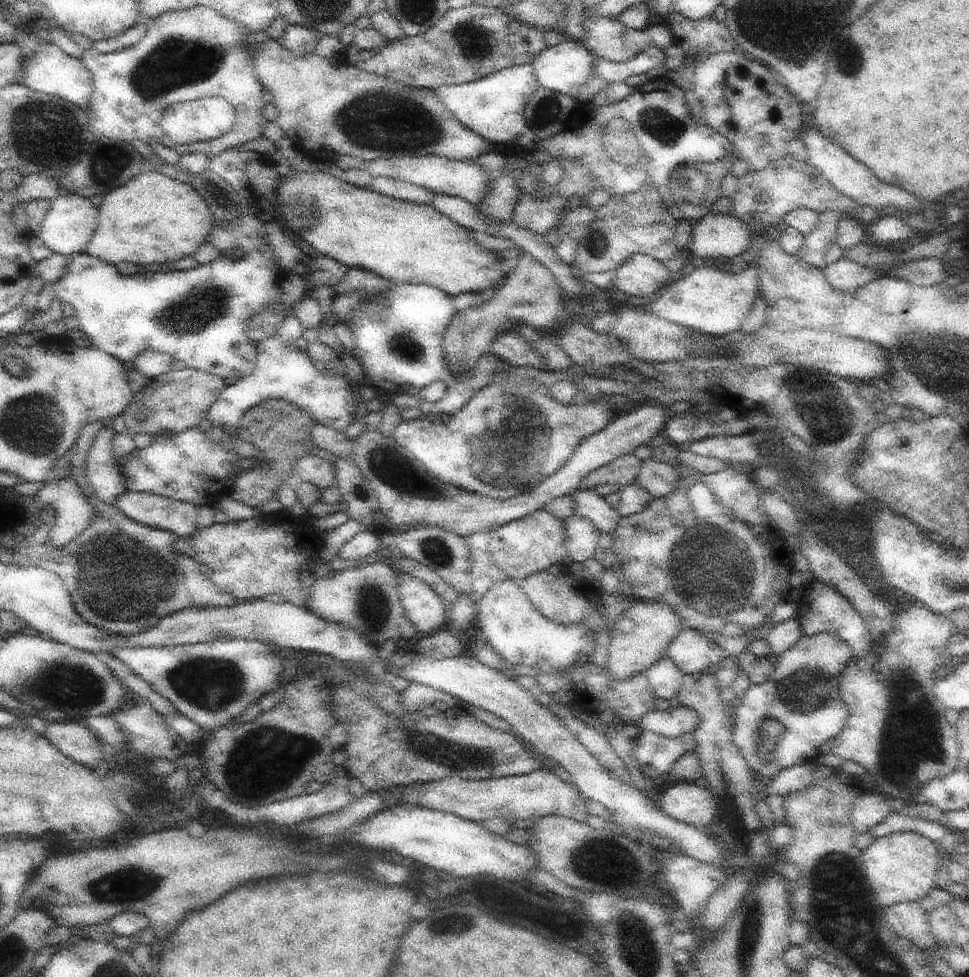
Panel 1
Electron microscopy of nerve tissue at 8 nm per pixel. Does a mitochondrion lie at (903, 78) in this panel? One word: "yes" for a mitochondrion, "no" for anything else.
no

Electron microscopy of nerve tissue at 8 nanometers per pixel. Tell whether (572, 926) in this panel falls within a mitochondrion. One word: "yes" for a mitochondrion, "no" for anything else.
no

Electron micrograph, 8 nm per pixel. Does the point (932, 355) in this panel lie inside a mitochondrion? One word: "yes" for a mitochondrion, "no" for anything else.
yes

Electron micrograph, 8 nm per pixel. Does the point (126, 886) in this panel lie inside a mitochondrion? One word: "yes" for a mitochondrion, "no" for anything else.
yes

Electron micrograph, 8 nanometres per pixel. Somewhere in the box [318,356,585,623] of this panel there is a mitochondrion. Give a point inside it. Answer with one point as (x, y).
(508, 441)

